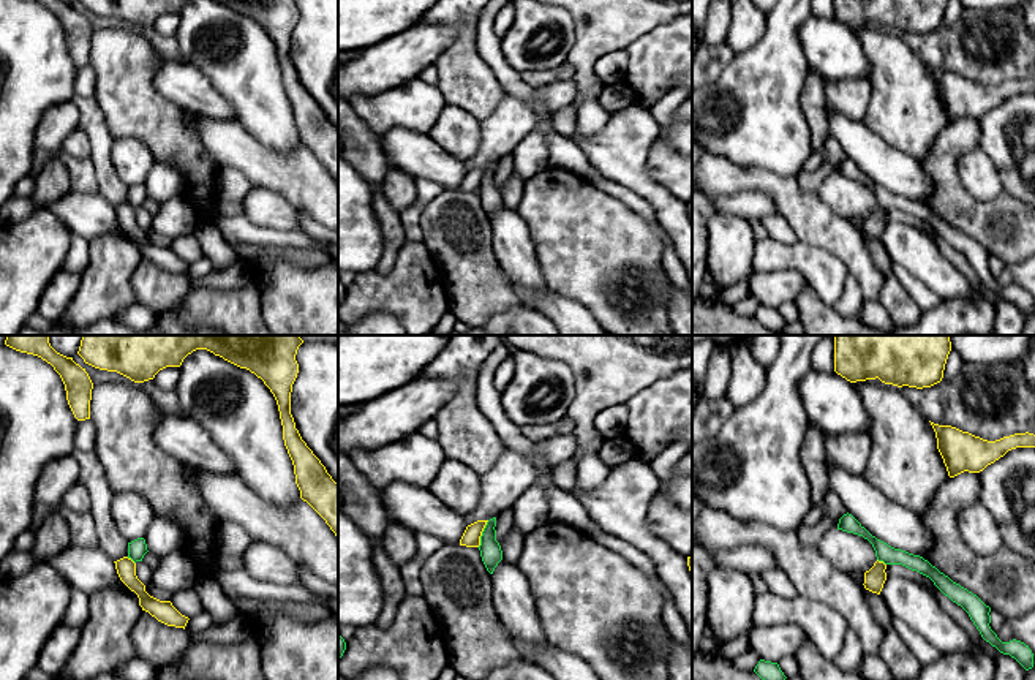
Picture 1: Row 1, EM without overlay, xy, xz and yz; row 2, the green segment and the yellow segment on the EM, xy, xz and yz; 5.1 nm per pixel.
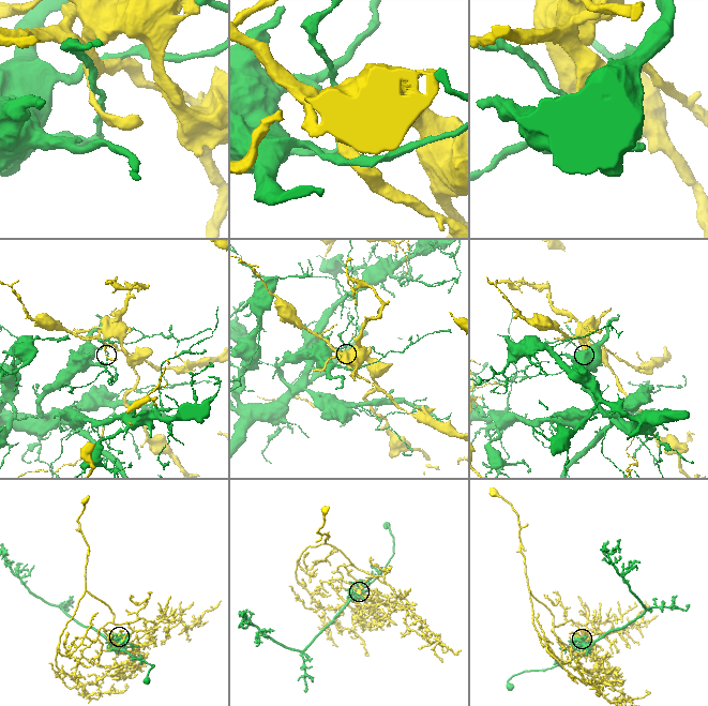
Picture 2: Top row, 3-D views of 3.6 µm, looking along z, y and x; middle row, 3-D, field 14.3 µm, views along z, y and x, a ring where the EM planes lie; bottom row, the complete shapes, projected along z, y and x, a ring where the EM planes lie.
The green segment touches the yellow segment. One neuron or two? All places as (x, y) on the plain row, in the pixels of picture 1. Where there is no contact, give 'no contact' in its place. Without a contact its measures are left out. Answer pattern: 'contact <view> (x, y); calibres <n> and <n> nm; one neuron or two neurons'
contact xz (482, 179); calibres 110 and 100 nm; two neurons

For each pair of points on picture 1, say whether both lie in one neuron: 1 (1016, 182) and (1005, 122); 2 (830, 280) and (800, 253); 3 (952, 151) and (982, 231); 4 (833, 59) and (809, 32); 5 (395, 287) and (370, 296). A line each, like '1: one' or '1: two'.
1: one
2: one
3: one
4: one
5: one

